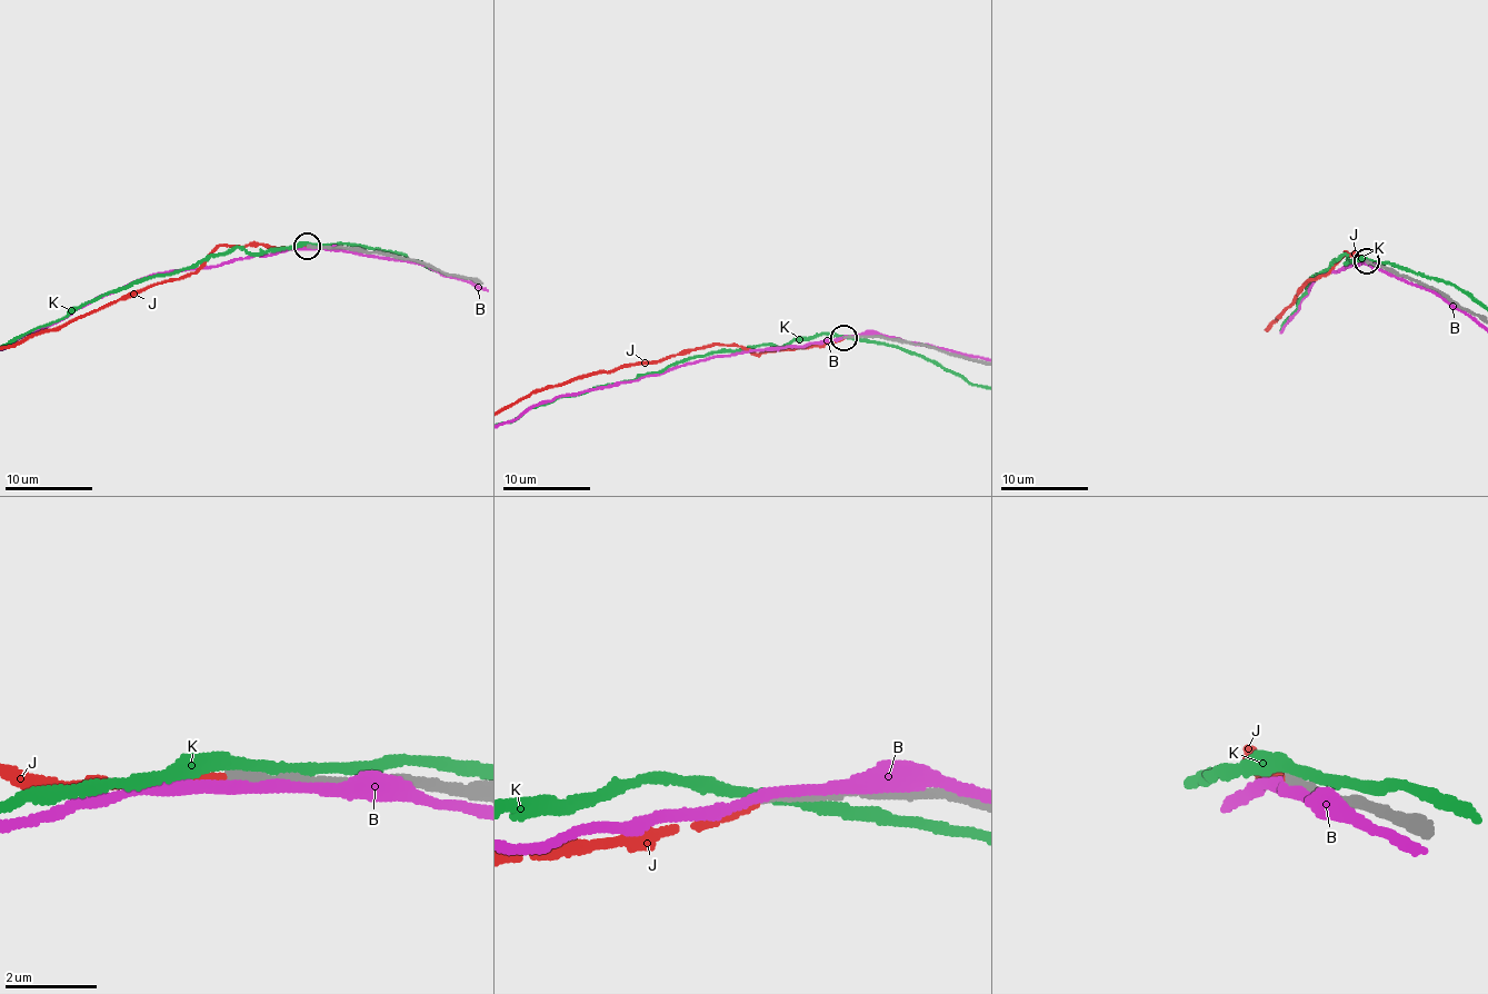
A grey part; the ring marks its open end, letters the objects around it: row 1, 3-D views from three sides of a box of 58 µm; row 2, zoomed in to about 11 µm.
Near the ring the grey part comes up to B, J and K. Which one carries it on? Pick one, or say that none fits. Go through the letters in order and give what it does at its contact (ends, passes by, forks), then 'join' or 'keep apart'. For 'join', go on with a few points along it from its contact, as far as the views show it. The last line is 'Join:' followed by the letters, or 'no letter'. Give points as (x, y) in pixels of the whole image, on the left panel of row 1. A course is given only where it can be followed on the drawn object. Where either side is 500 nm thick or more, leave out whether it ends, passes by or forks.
B: it passes by | keep apart
J: it ends | join
K: it passes by | keep apart
Join: J

